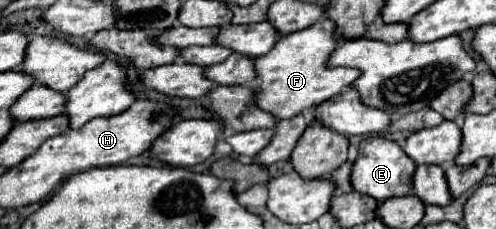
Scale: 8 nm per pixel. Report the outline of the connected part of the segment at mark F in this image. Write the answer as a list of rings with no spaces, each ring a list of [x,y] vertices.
[[[327,17],[303,31],[295,31],[279,39],[267,55],[255,59],[255,79],[259,83],[255,87],[255,105],[271,113],[275,119],[291,119],[293,115],[315,107],[315,103],[323,103],[323,99],[329,99],[345,87],[351,87],[351,83],[359,77],[359,71],[345,67],[329,69],[325,65],[331,55],[329,51],[335,47],[335,23]]]

